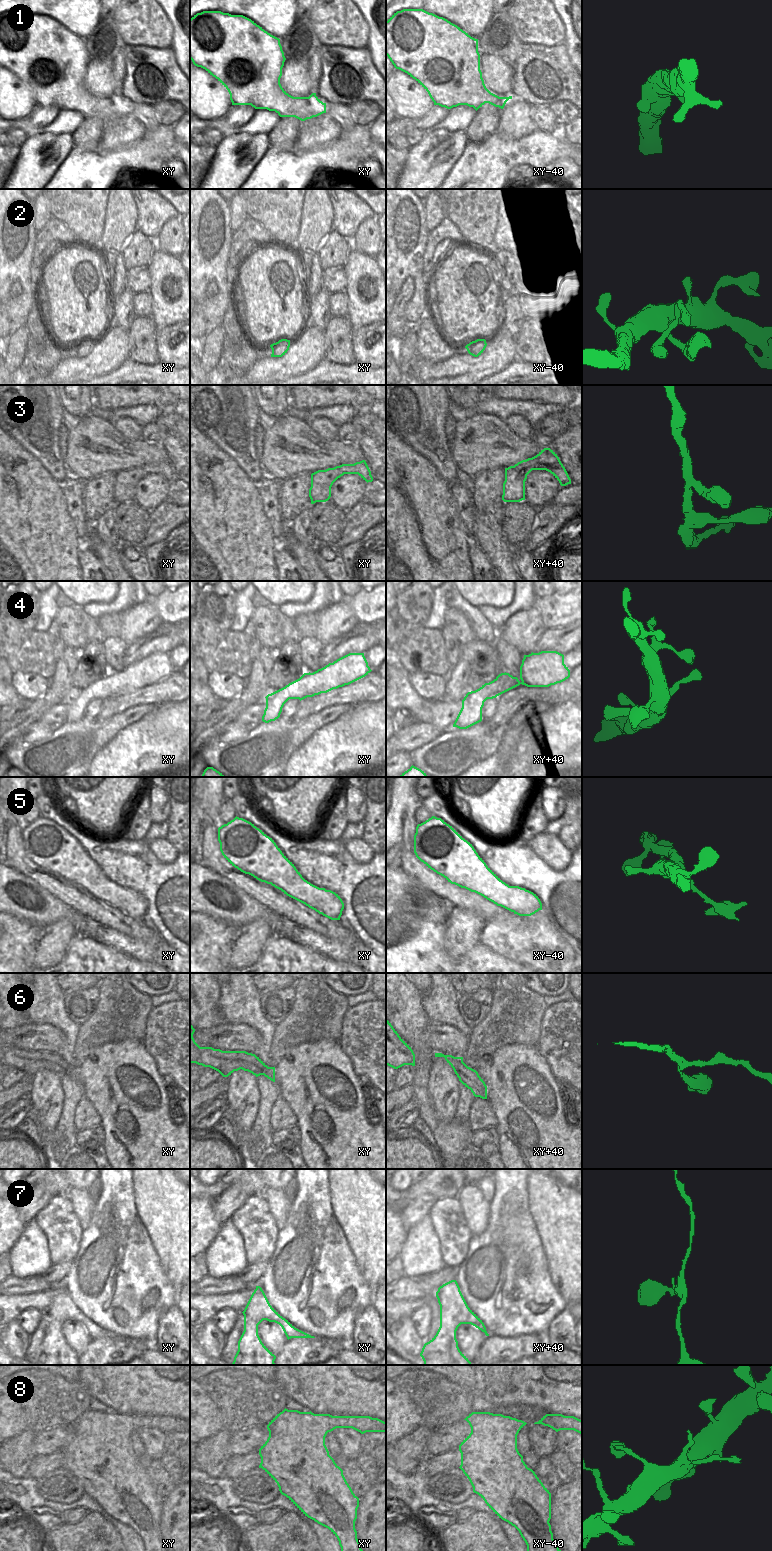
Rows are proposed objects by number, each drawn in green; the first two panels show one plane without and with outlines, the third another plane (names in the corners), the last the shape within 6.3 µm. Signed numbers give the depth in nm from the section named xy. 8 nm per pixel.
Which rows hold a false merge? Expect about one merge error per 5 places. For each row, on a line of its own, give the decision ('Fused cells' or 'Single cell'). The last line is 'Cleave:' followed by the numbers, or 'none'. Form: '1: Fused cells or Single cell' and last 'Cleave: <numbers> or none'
1: Single cell
2: Single cell
3: Single cell
4: Single cell
5: Fused cells
6: Single cell
7: Single cell
8: Single cell
Cleave: 5

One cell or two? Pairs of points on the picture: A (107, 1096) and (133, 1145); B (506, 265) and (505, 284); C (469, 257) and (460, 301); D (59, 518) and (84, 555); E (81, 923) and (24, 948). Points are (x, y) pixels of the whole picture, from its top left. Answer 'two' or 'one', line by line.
A: one
B: one
C: one
D: two
E: two

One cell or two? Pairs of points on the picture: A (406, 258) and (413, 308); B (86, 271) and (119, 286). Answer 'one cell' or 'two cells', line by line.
A: one cell
B: two cells

